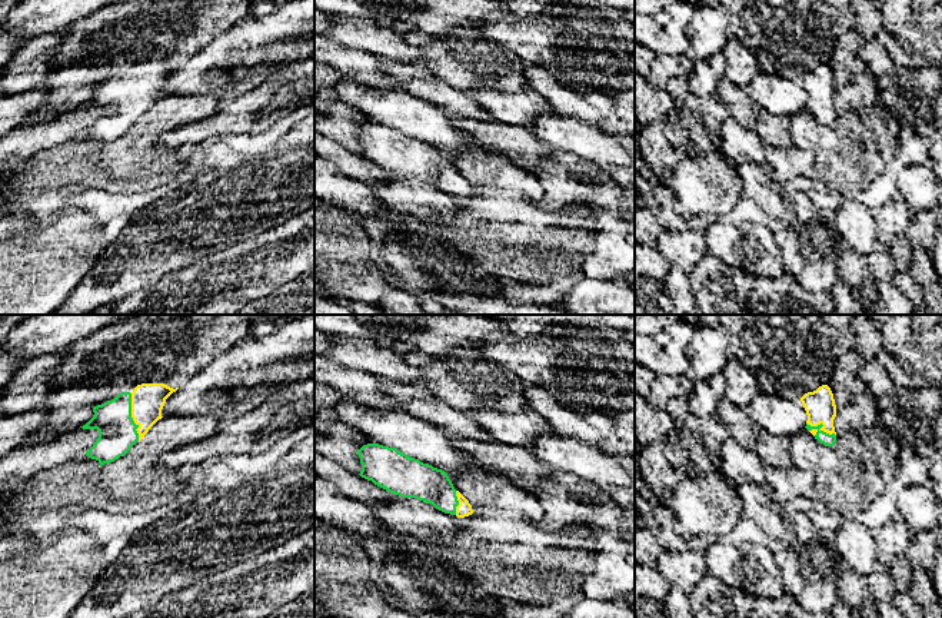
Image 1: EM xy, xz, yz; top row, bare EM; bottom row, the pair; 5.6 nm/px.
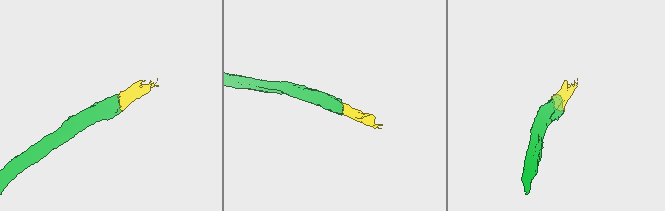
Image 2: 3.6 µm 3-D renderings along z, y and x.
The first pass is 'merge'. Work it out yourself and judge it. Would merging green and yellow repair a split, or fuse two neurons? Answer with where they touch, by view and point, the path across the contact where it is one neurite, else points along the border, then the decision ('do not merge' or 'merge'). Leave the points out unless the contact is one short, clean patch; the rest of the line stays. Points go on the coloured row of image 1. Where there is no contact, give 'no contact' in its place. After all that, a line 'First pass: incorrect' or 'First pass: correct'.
yz (821, 431) | across yz (826, 439), (821, 431), (819, 405) | merge
First pass: correct

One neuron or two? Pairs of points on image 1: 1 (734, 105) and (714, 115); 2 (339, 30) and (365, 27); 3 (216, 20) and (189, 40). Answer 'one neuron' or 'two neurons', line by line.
1: two neurons
2: one neuron
3: one neuron

